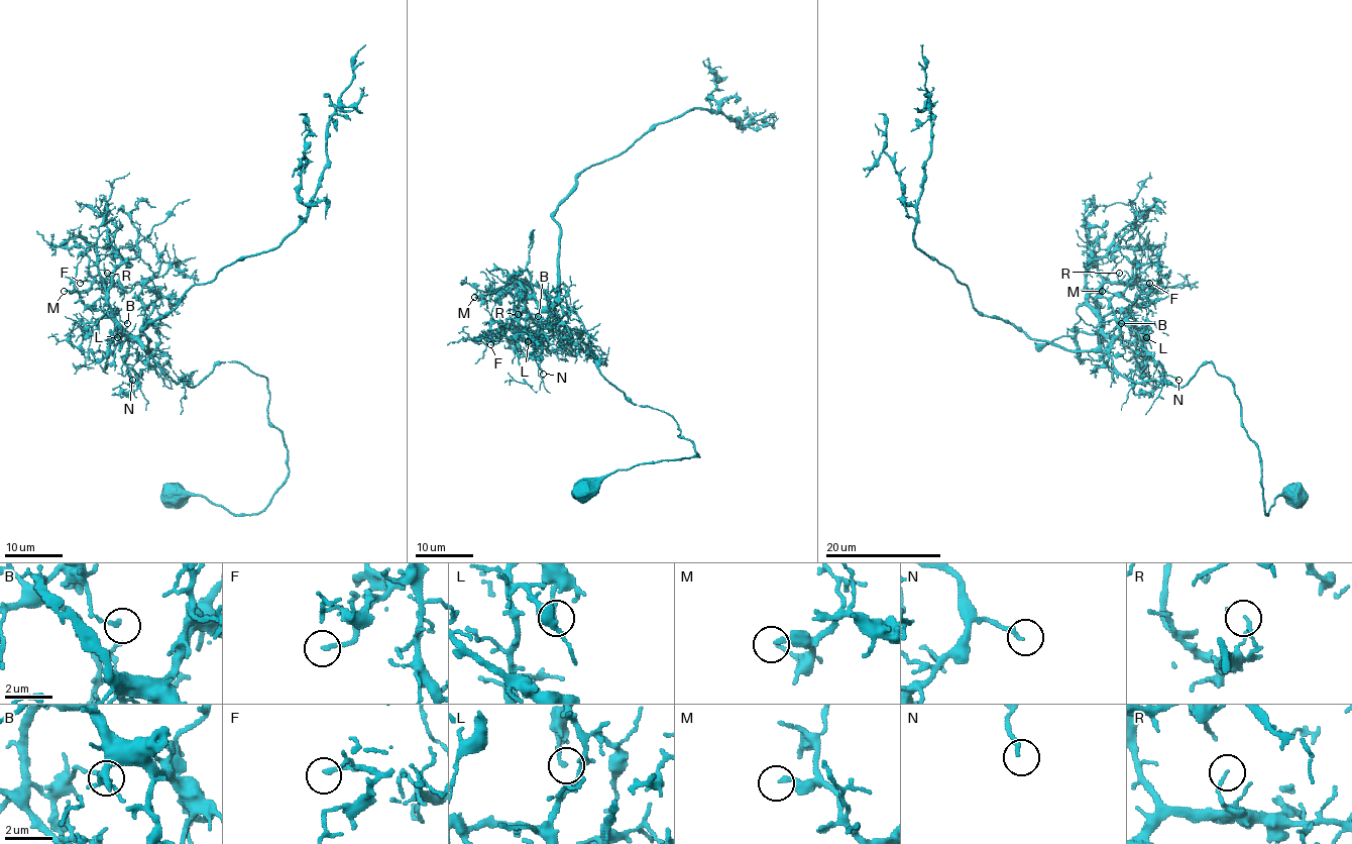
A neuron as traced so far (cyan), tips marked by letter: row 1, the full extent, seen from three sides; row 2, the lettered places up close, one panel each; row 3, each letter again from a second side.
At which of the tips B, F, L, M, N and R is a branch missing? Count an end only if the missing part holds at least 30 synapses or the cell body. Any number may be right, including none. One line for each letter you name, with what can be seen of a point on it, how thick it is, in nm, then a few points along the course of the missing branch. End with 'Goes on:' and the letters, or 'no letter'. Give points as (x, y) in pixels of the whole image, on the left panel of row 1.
F: Place: (80, 283). Thickness 170 nm. Course of what is missing: (80, 283), (72, 291), (73, 308)
Goes on: F

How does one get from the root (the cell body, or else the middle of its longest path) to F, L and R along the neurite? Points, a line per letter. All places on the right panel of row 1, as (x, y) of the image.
F: (1292, 494), (1265, 514), (1259, 448), (1210, 361), (1182, 387), (1113, 366), (1088, 297), (1149, 283)
L: (1292, 494), (1265, 514), (1259, 448), (1210, 361), (1182, 387), (1133, 382), (1103, 318), (1126, 313), (1146, 337)
R: (1292, 494), (1265, 514), (1259, 448), (1210, 361), (1182, 387), (1133, 382), (1113, 366), (1088, 297), (1119, 273)

